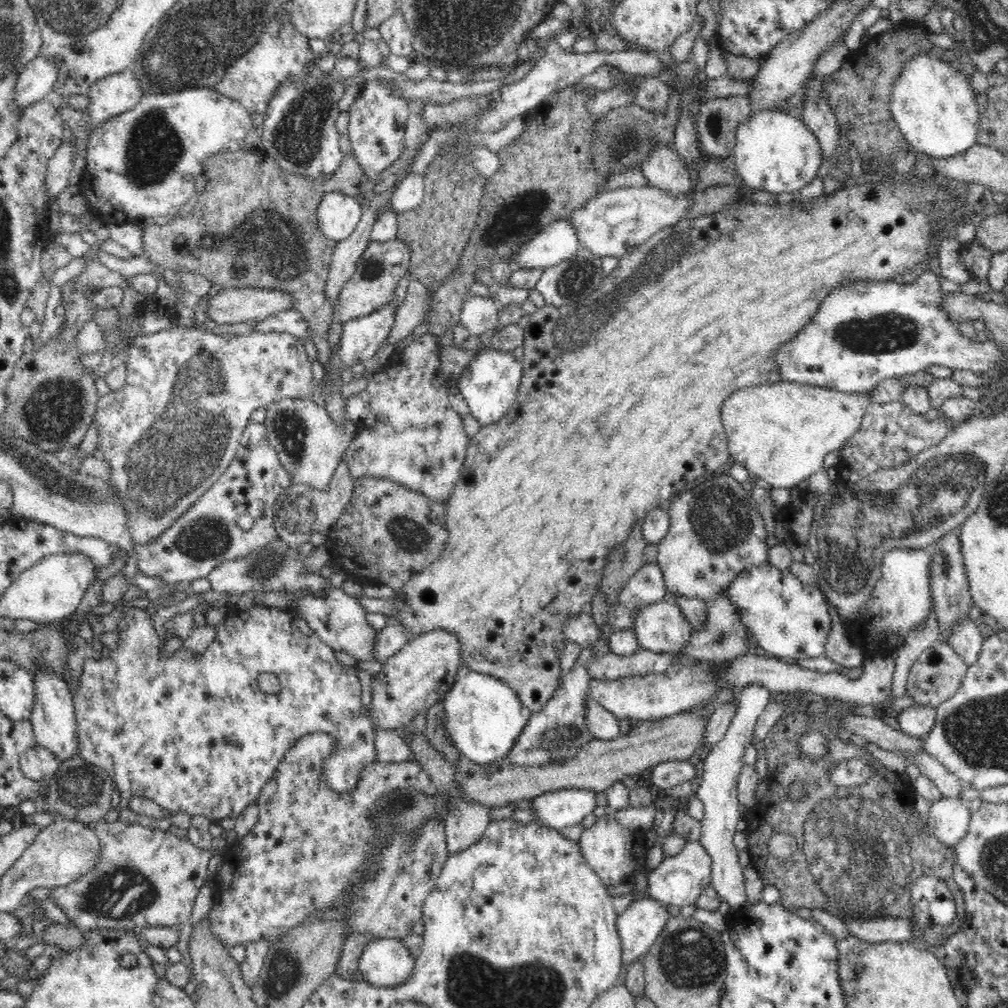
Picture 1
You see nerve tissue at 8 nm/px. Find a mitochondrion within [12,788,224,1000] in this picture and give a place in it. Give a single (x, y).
(118, 892)

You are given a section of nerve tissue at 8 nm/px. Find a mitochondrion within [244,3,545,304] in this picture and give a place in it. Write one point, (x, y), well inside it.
(297, 138)

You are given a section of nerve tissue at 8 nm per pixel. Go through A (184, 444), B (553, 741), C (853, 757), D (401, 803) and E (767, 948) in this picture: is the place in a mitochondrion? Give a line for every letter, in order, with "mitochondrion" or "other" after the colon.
A: mitochondrion
B: mitochondrion
C: other
D: mitochondrion
E: other

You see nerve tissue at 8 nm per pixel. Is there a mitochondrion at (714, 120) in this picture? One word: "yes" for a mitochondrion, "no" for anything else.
yes

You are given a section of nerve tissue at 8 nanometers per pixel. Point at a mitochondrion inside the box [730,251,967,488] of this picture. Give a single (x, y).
(887, 333)

